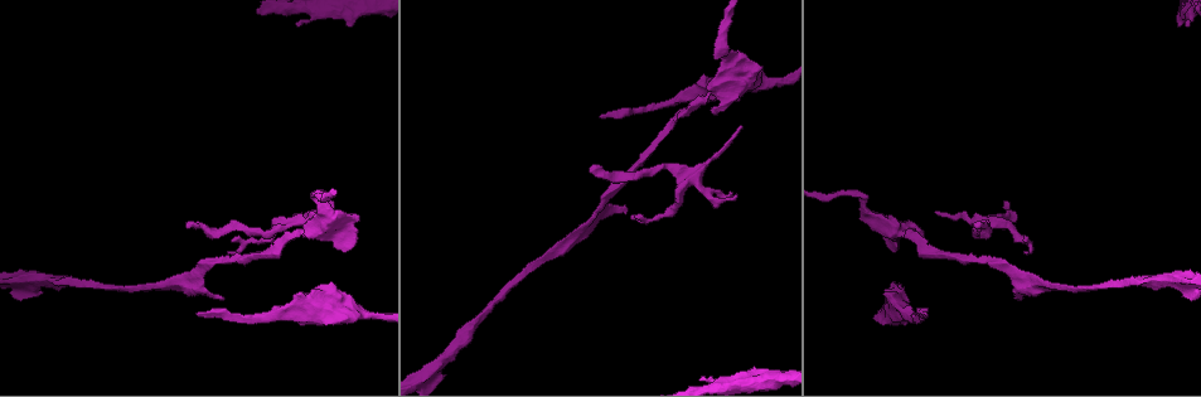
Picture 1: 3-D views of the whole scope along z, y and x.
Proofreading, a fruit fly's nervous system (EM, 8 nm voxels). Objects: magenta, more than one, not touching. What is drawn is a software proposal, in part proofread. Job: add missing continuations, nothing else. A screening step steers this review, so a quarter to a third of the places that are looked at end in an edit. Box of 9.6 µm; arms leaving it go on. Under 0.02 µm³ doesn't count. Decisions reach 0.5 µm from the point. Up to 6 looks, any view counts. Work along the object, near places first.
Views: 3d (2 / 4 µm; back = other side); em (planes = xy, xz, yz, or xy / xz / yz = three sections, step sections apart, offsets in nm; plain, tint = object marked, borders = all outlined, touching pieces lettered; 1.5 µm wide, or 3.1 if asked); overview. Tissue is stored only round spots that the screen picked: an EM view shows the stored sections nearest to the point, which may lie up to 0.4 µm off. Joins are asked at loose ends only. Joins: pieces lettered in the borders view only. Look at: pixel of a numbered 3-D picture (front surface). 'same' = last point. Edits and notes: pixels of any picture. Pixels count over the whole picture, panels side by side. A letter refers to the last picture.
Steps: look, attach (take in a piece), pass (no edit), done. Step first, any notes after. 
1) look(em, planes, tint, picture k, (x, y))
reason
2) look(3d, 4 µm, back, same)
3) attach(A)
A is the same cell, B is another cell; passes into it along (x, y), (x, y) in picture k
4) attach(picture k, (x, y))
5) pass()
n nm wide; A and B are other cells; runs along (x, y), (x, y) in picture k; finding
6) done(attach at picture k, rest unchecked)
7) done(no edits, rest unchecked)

look(3d, 2 µm, picture 1, (926, 315))
end of a long branch

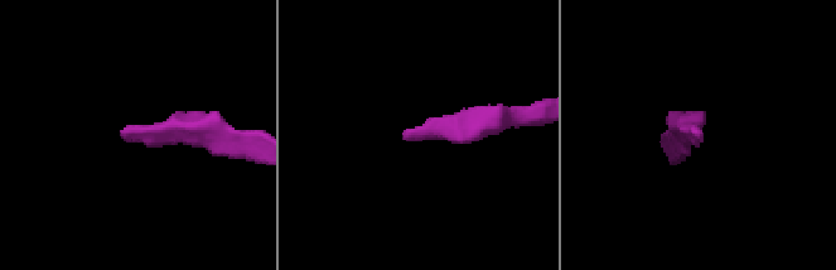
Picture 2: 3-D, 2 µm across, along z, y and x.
look(em, xz, step 4, borders, picture 2, (407, 138))

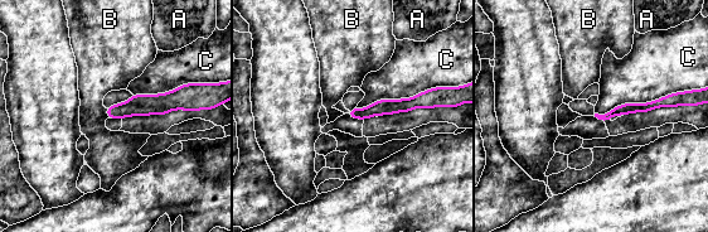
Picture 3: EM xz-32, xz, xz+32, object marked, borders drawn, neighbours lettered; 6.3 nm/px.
pass()
A, B and C are other cells; runs along (185, 101), (137, 105), (110, 112) in picture 3; none of them fits

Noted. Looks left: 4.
look(3d, 2 µm, picture 1, (897, 249))
branch stops here

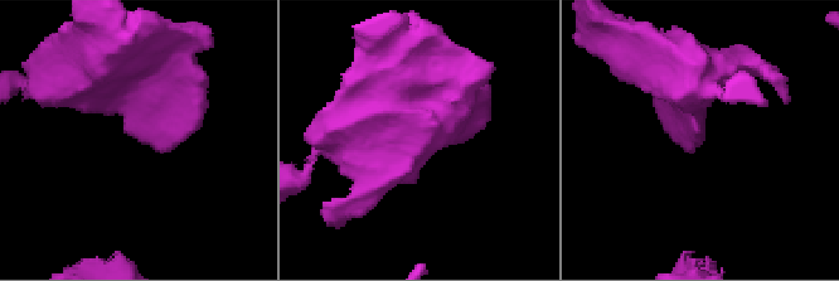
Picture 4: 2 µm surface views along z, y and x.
look(em, planes, plain, picture 4, (697, 144))
now the EM

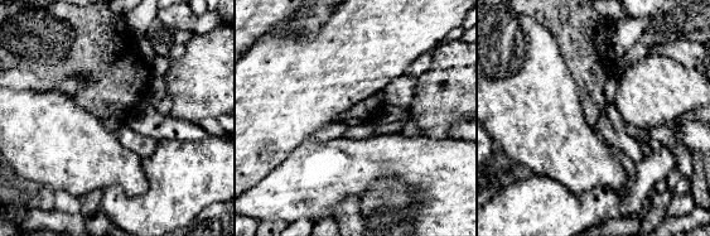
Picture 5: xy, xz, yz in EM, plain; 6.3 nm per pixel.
look(em, planes, borders, same)
what lies round it

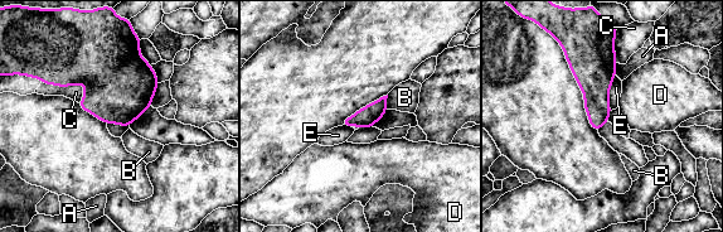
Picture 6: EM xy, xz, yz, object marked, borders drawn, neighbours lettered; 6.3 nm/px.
pass()
A, B, C, D and E are other cells; border along (615, 75), (609, 92), (610, 110) in picture 6; no lettered piece goes on from it

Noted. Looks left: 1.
done(no edits, rest unchecked)

